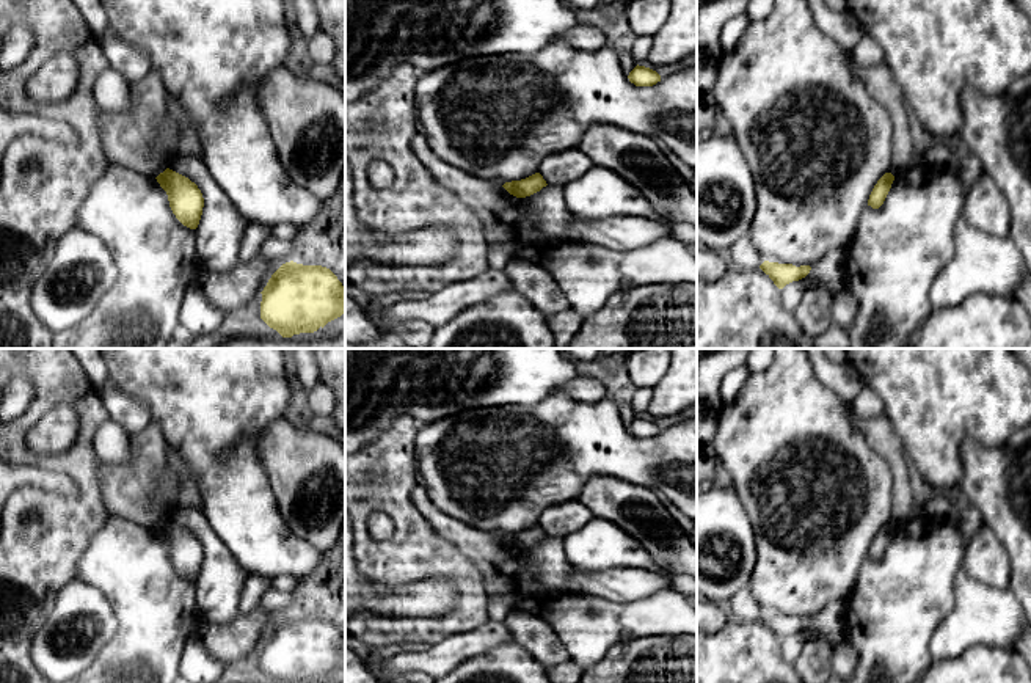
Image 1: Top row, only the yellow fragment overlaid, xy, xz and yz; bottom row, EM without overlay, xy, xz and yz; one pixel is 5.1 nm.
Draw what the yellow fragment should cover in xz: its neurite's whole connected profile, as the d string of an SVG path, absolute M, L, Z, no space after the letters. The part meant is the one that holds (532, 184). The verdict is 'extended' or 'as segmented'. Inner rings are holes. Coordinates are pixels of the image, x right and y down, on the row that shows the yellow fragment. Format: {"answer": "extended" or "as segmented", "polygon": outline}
{"answer": "as segmented", "polygon": "M535 173L526 179L521 181L512 181L505 182L502 187L516 198L526 198L537 192L540 192L543 187L546 187L546 181L540 173Z"}

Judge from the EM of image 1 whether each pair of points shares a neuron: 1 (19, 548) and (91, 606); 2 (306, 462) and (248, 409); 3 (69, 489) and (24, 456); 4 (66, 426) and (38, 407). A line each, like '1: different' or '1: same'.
1: different
2: different
3: different
4: different

